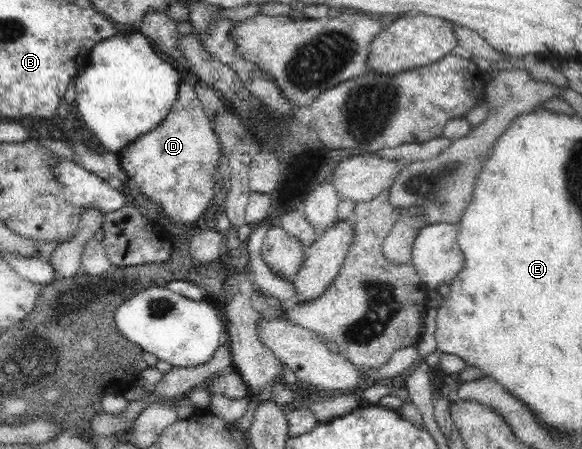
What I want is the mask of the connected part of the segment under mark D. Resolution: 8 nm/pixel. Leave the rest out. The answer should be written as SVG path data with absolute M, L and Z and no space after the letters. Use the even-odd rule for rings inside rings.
M181 80L178 84L178 94L174 104L170 107L166 118L154 130L138 137L129 146L122 148L117 154L117 159L130 182L136 182L140 190L152 202L164 208L164 212L171 219L189 225L198 220L203 213L211 209L215 188L219 184L218 173L223 152L212 121L208 119L204 105L197 96L195 88Z

